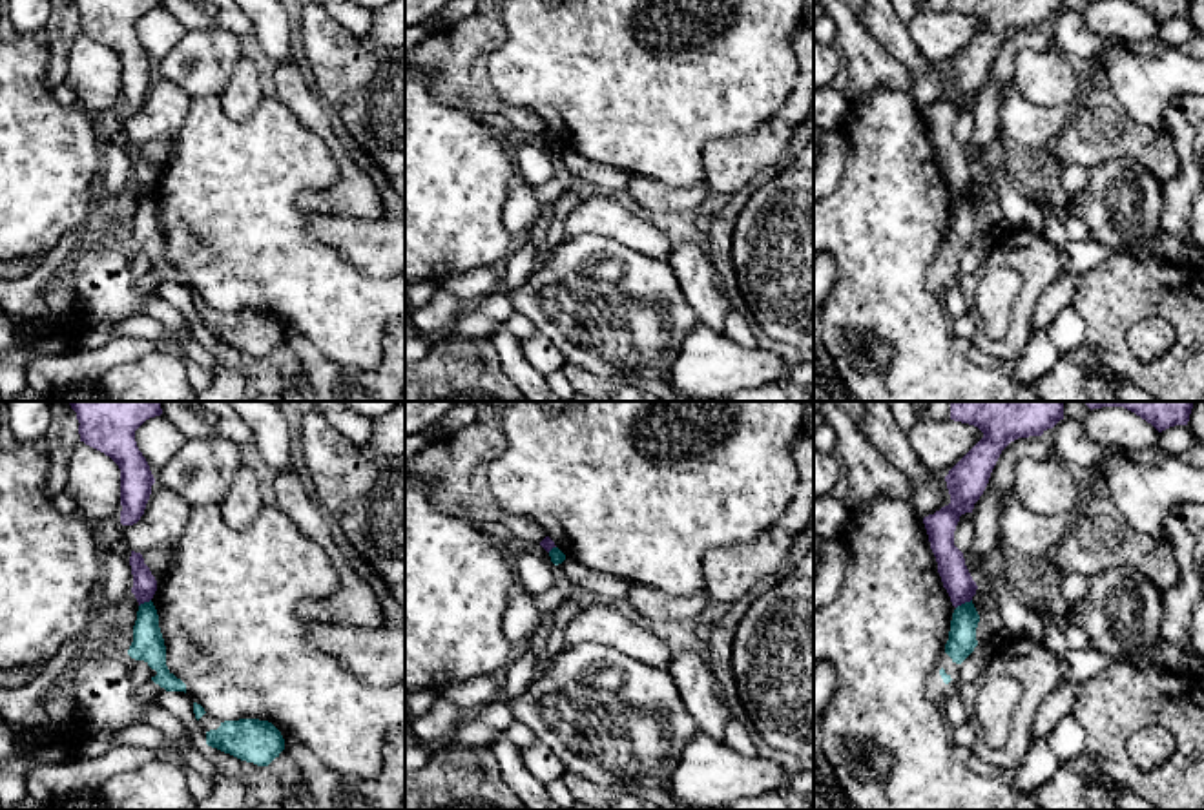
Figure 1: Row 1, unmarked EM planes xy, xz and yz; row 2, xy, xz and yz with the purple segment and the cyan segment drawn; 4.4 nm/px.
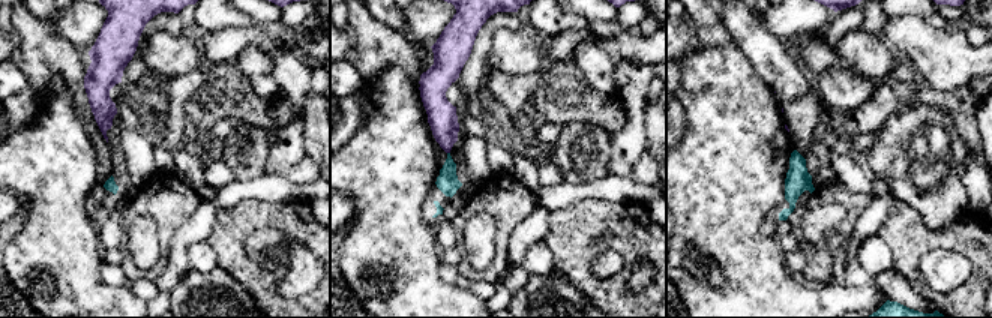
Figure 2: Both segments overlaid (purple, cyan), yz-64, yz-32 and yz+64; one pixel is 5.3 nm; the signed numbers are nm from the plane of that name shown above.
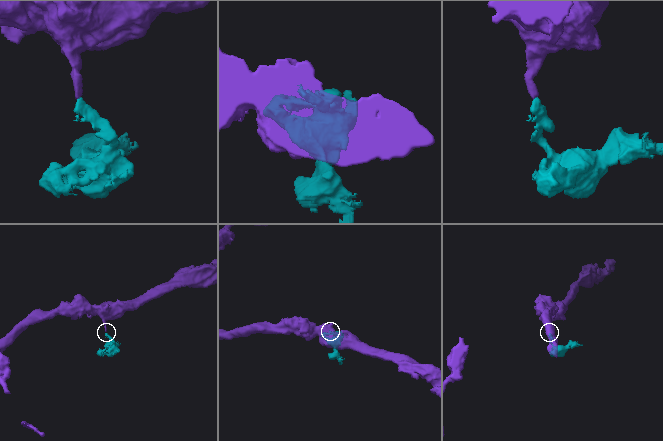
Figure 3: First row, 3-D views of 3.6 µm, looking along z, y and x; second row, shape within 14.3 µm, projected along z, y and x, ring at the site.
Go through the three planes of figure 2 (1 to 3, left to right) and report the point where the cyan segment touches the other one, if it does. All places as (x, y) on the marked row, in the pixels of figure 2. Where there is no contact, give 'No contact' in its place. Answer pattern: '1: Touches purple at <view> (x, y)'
1: No contact
2: No contact
3: No contact

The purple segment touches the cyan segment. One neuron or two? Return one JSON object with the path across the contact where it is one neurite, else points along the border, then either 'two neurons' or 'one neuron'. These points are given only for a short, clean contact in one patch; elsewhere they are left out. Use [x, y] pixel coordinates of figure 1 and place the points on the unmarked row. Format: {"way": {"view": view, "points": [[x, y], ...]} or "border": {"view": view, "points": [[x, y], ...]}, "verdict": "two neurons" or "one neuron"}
{"border": {"view": "yz", "points": [[971, 190], [956, 199]]}, "verdict": "two neurons"}

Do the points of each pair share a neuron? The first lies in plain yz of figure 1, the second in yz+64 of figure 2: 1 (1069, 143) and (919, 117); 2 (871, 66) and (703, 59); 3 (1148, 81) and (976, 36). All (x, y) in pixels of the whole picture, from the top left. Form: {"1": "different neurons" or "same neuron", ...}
{"1": "different neurons", "2": "different neurons", "3": "different neurons"}

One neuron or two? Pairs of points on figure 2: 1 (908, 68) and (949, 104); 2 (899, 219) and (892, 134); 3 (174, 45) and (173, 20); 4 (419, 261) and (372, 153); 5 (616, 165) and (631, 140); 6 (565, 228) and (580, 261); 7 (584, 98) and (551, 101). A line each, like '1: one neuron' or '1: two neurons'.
1: one neuron
2: two neurons
3: two neurons
4: one neuron
5: one neuron
6: one neuron
7: one neuron

